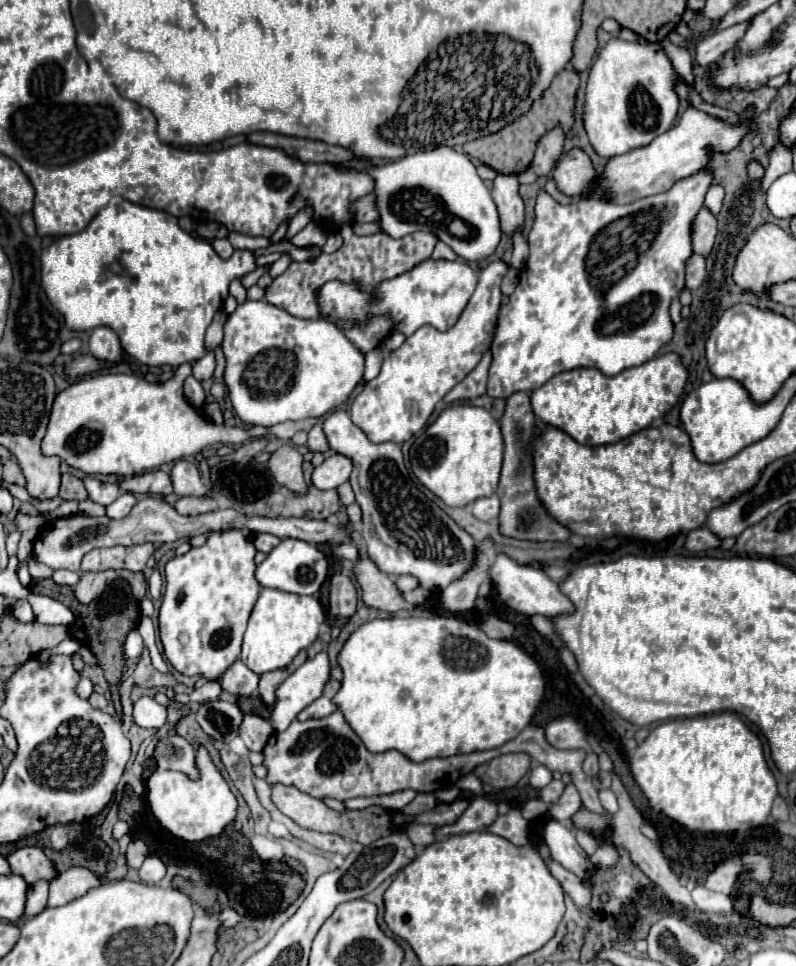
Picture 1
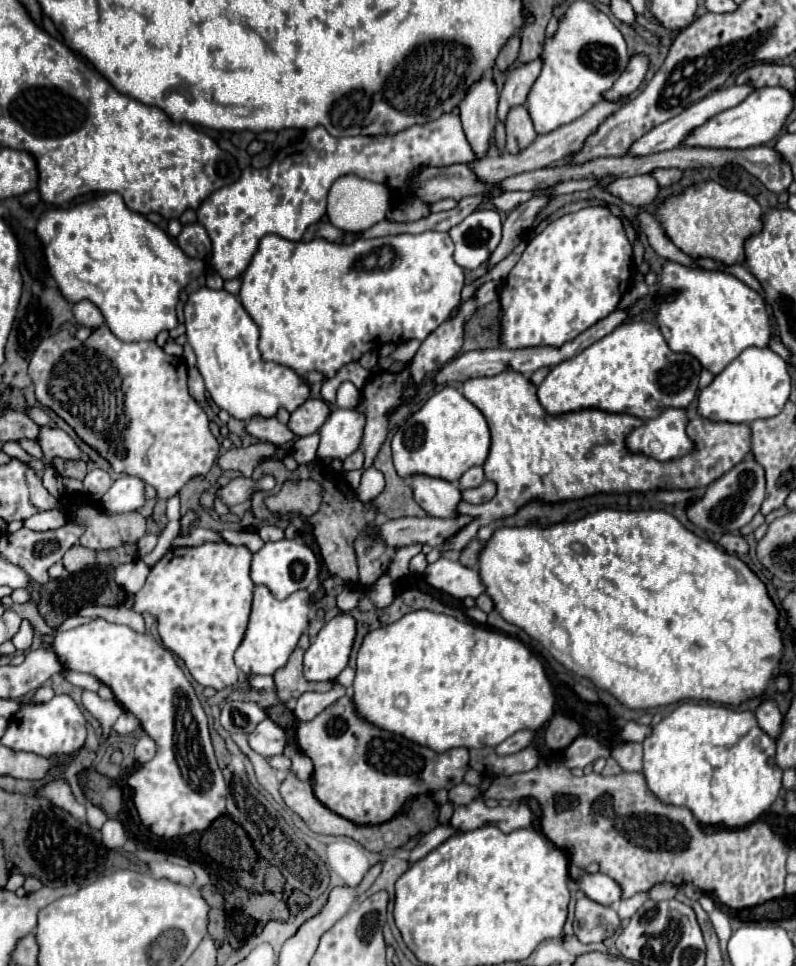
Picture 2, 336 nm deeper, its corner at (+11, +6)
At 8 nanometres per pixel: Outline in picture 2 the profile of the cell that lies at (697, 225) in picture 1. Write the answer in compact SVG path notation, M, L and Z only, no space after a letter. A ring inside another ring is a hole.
M629 176L629 178L613 178L611 182L603 184L603 188L621 198L627 204L633 204L635 208L651 204L657 198L657 180L653 176Z

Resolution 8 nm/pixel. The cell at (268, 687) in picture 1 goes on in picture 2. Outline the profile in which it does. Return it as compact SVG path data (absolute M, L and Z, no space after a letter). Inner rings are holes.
M307 632L301 636L295 652L291 654L285 668L275 672L275 688L279 694L279 700L287 702L293 698L299 698L305 692L327 692L331 690L331 682L309 682L303 676L303 654L309 648L309 636Z

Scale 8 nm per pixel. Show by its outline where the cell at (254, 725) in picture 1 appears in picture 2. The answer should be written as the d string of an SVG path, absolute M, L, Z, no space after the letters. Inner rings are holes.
M267 718L249 734L249 744L255 752L269 758L269 756L283 754L287 746L287 736L281 726L277 726L273 720Z

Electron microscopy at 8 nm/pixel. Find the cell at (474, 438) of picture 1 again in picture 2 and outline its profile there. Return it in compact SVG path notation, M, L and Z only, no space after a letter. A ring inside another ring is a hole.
M453 386L435 392L393 436L393 462L401 478L427 474L459 480L469 468L481 466L489 454L489 428L485 416Z

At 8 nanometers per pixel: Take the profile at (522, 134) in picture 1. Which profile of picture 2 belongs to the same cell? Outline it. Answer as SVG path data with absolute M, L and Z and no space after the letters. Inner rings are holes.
M515 32L515 36L511 36L511 40L507 40L507 44L503 44L503 48L499 50L497 66L505 70L517 60L517 54L519 54L519 32Z

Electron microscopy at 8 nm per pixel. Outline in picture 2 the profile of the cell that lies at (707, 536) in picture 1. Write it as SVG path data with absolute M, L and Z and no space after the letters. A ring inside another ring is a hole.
M723 534L719 540L719 546L725 548L725 552L729 552L729 554L747 554L749 552L745 538L735 536L735 534Z

